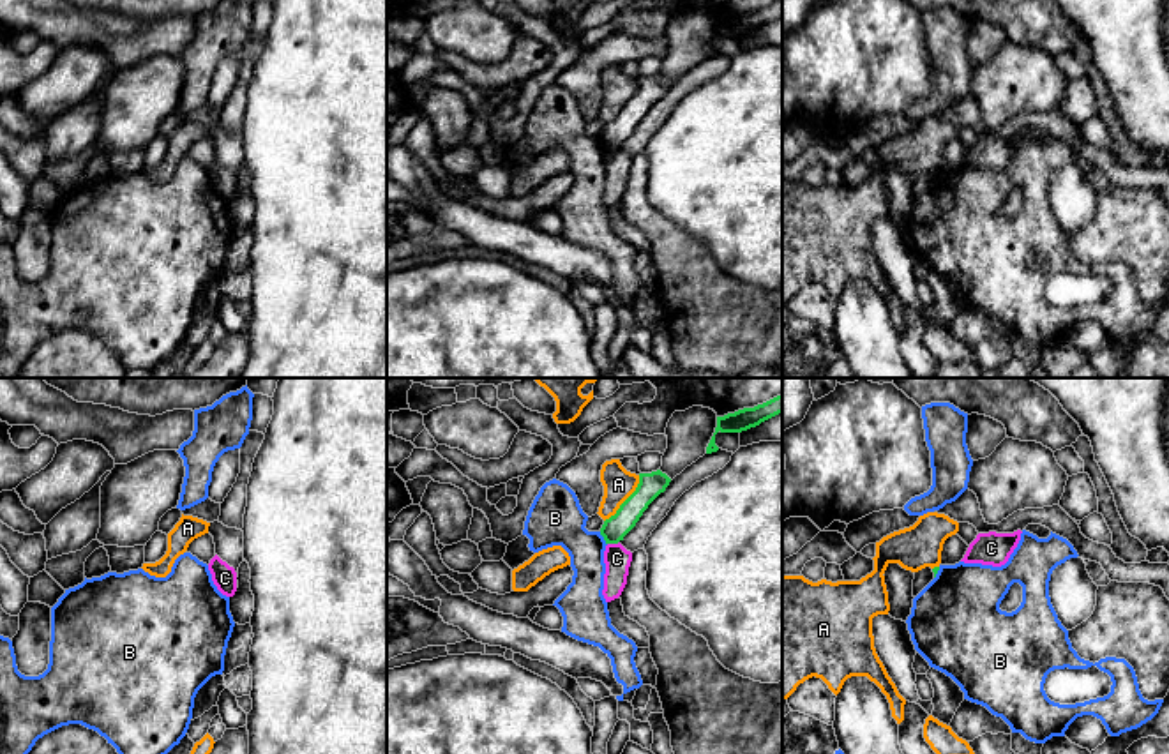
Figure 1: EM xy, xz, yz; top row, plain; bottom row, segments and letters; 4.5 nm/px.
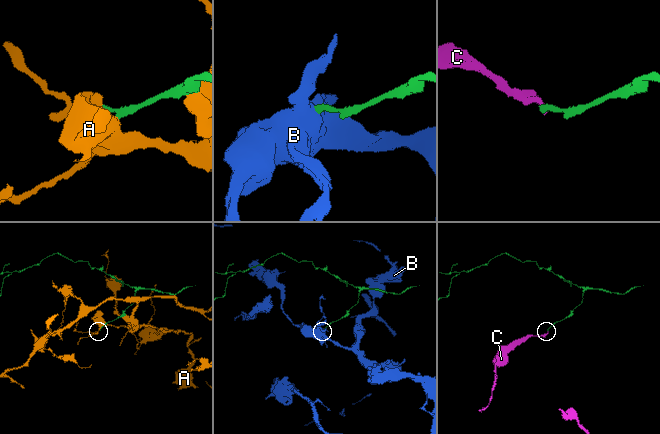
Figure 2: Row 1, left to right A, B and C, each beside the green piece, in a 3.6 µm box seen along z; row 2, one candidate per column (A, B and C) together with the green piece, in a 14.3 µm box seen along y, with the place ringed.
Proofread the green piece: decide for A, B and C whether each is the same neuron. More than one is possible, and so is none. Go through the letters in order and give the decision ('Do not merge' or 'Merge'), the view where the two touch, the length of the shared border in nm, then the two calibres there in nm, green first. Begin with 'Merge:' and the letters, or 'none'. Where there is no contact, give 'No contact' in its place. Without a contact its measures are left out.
Merge: none
A: Do not merge. Touches green in xz. Shared border 280 nm. Thickness 120 nm (green) against 140 nm
B: Do not merge. Touches green in xz. Shared border 70 nm. Thickness 120 nm (green) against 260 nm
C: Do not merge. Touches green in xz. Shared border 60 nm. Thickness 120 nm (green) against 120 nm

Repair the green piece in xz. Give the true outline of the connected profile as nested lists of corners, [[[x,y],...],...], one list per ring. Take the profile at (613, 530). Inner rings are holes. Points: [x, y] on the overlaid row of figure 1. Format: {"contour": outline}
{"contour": [[[660,470],[639,473],[636,491],[620,505],[615,516],[604,521],[600,535],[606,544],[618,544],[636,526],[648,505],[666,491],[671,479]]]}

